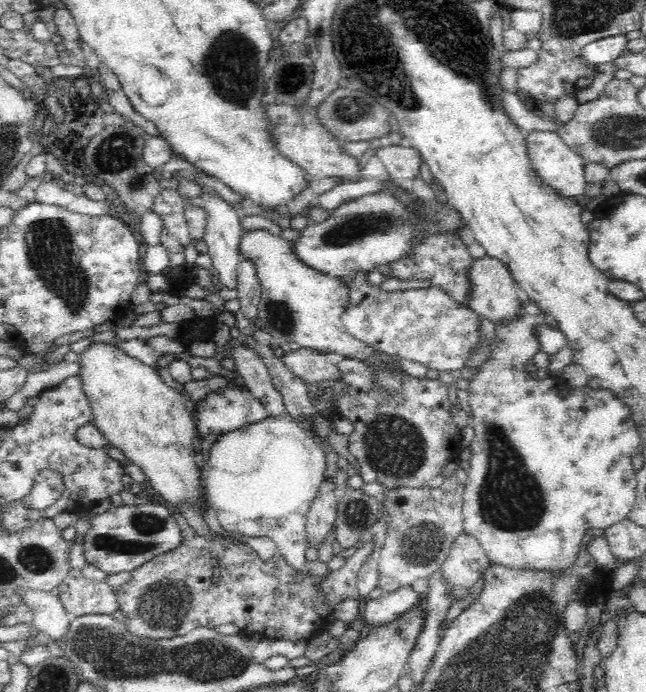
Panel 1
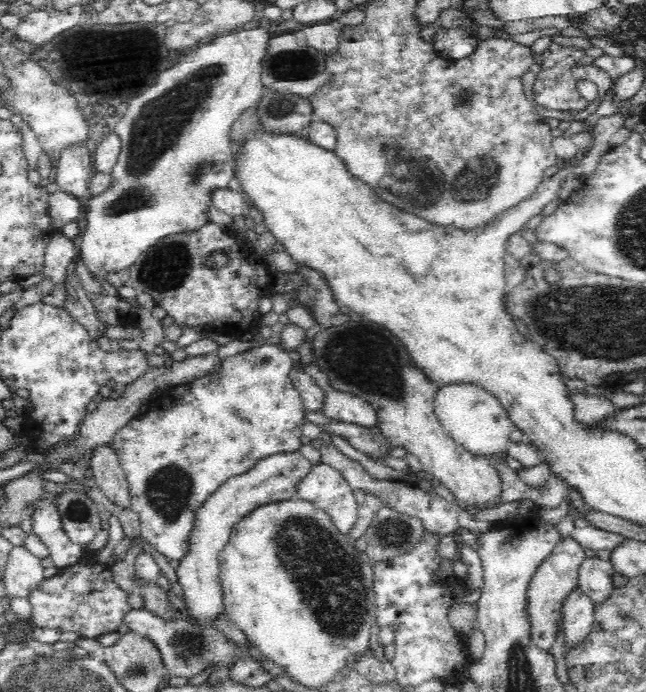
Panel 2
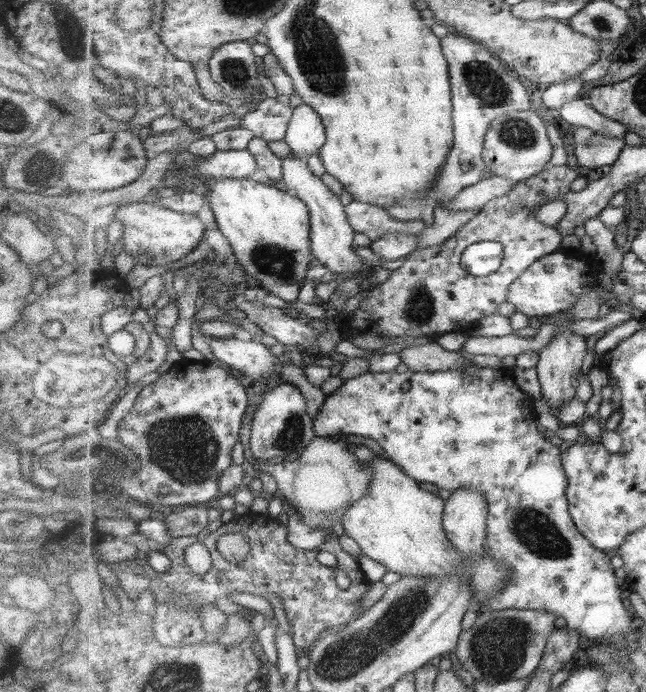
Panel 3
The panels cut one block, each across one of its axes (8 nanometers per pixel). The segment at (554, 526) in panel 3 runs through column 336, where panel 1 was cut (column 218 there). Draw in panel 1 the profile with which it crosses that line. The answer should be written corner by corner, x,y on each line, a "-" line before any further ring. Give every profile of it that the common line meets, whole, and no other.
224,387
224,390
217,390
208,394
202,402
195,402
195,428
200,439
208,435
224,435
234,430
245,428
249,424
256,424
268,418
268,411
264,403
256,398
249,390
237,389
236,387

